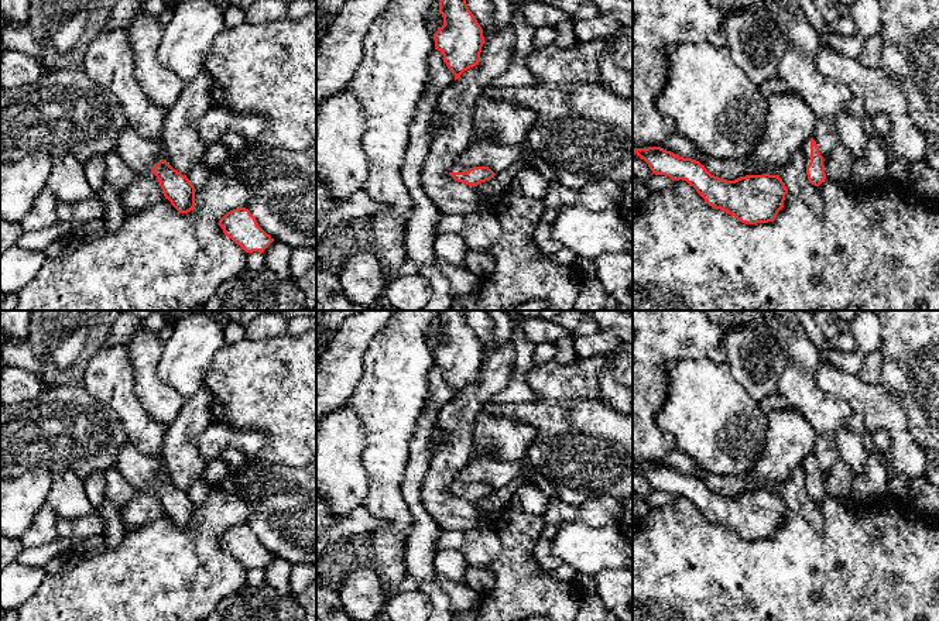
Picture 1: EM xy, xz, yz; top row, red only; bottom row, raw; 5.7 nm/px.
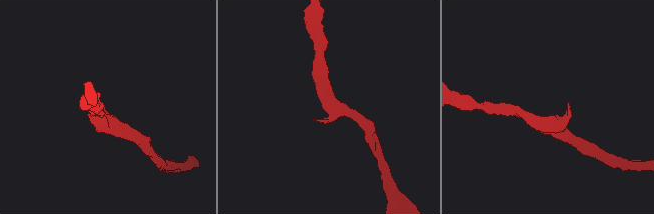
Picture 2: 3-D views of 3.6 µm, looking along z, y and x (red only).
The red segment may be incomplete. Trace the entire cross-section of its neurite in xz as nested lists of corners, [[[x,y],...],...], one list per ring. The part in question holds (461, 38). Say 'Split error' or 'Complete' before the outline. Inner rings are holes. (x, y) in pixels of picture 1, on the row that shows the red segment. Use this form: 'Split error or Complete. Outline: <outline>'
Complete. Outline: [[[439,0],[438,11],[443,17],[443,25],[433,34],[435,49],[442,52],[456,80],[465,71],[479,65],[484,44],[483,30],[466,0]]]

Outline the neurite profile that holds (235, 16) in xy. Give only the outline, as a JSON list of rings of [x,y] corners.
[[[226,6],[223,16],[225,16],[225,23],[229,28],[246,23],[246,11],[239,6]]]

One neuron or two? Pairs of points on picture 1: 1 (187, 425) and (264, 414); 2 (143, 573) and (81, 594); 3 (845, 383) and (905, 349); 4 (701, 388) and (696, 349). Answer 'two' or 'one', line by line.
1: two
2: one
3: two
4: two

